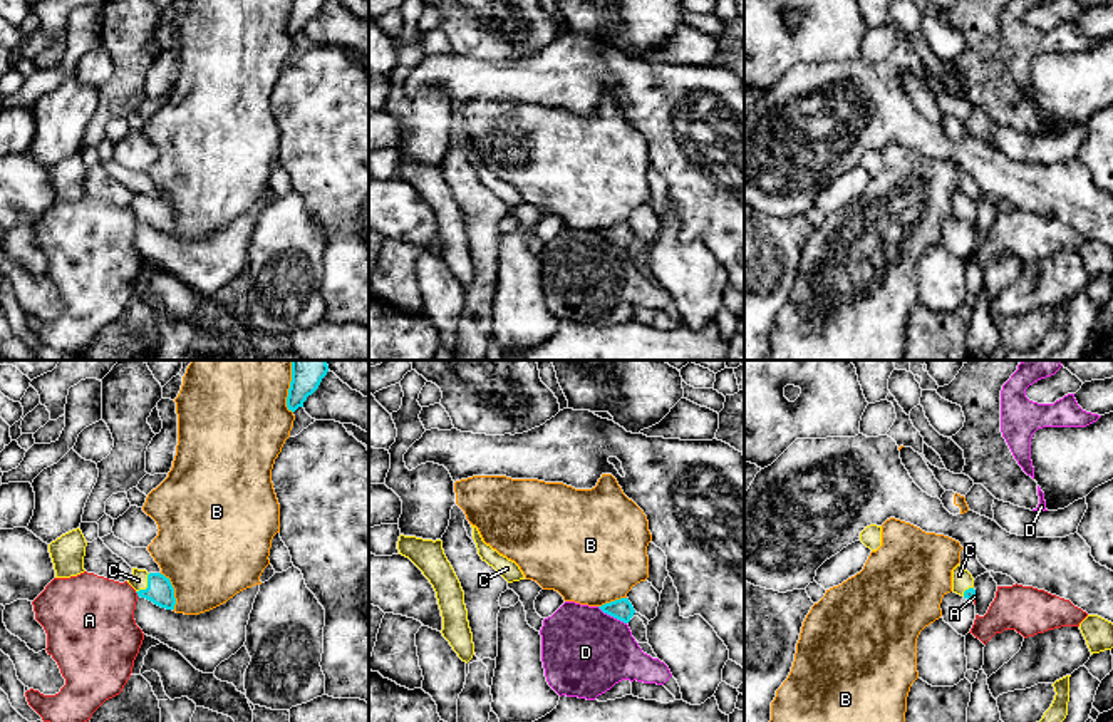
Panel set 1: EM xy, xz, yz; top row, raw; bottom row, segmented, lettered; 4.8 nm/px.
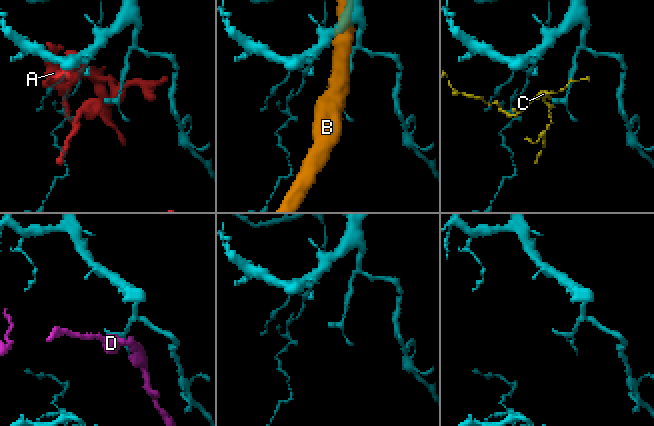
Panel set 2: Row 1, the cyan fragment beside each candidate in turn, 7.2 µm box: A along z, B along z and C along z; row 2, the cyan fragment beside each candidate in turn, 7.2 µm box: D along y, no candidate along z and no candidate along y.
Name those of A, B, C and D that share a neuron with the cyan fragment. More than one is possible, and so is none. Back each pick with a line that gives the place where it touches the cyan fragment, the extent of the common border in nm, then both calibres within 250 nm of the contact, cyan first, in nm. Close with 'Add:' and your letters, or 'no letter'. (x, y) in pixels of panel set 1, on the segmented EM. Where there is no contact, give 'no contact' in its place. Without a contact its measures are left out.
C: meets cyan in xy at (148, 585); contact 120 nm long; 130 nm thick on the cyan side, 90 nm on the other
Add: C

